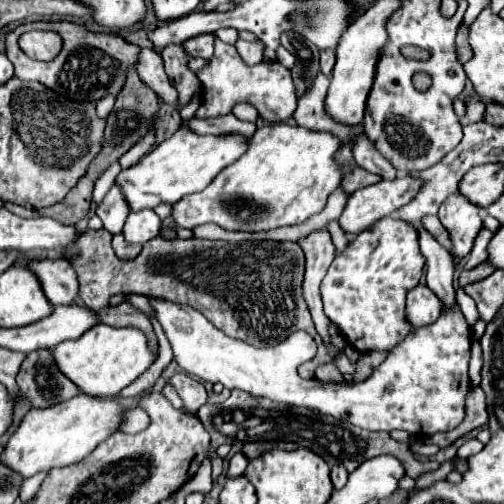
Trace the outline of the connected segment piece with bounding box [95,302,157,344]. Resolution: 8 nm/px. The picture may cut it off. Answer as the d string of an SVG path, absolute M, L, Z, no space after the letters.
M123 302L119 306L105 306L103 310L95 310L99 322L111 324L111 326L137 326L147 332L149 342L157 342L157 336L153 332L151 322L145 318L143 312L135 310L135 306L129 306L129 302Z

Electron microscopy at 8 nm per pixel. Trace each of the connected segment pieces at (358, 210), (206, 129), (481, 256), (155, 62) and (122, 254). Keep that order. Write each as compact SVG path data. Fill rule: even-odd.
M401 176L401 178L395 178L395 180L381 180L379 184L361 188L355 194L349 196L347 206L345 206L343 214L341 214L339 224L341 224L341 228L347 234L359 234L359 232L367 230L367 226L373 226L377 220L393 214L395 210L399 210L401 206L405 206L407 202L411 202L417 196L417 192L419 192L421 186L423 186L423 180L421 178Z
M225 114L225 116L217 116L217 118L205 118L205 120L191 118L187 122L187 128L193 130L195 134L215 134L215 136L229 134L229 132L239 132L239 134L251 136L257 130L255 124L237 120L233 114Z
M483 228L479 232L479 236L475 238L475 246L473 246L471 254L467 256L463 270L471 270L471 268L475 268L487 260L487 242L491 242L491 232L487 228Z
M141 48L139 52L139 58L137 58L137 74L139 78L149 86L153 88L167 104L171 104L175 108L177 104L177 94L175 94L175 88L171 86L165 70L163 70L163 60L157 52L153 52L151 48Z
M117 234L113 238L113 250L119 258L135 258L141 252L141 246L137 244L129 244L121 234Z

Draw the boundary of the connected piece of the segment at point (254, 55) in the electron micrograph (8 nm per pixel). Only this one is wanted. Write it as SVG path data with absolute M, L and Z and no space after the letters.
M237 40L237 50L241 54L241 58L247 62L247 64L257 64L263 60L263 54L265 54L265 46L263 46L263 40L255 40L255 42L245 42L245 40Z

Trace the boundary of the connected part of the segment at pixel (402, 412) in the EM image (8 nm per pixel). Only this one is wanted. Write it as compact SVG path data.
M149 298L159 324L163 326L163 332L167 340L171 342L175 362L191 376L197 376L207 382L221 382L225 388L233 390L245 390L251 396L259 398L271 398L275 402L283 402L289 406L305 406L319 410L323 414L331 414L333 418L347 420L359 428L365 430L407 430L411 434L437 434L437 432L447 432L459 426L459 422L465 418L465 396L471 388L467 366L471 358L471 328L459 310L459 306L451 306L451 310L443 310L439 320L435 320L431 326L421 326L415 332L411 332L385 360L379 364L373 374L357 384L328 383L321 380L301 378L297 374L297 368L301 362L307 362L307 358L313 358L317 352L315 340L307 332L295 332L288 334L287 338L281 340L281 344L273 348L255 348L249 346L247 342L235 340L225 336L221 330L217 330L201 312L193 310L191 306L185 304L175 304L175 302L165 302L159 298Z

